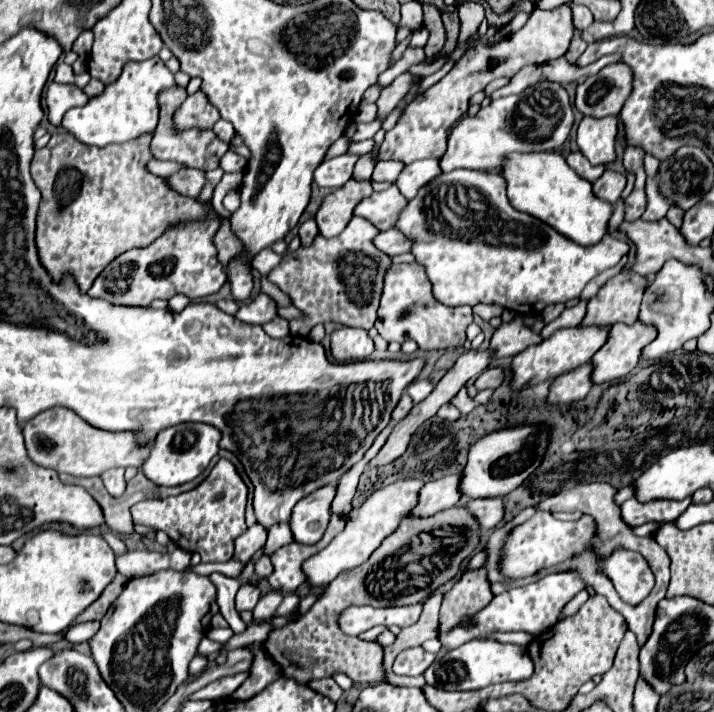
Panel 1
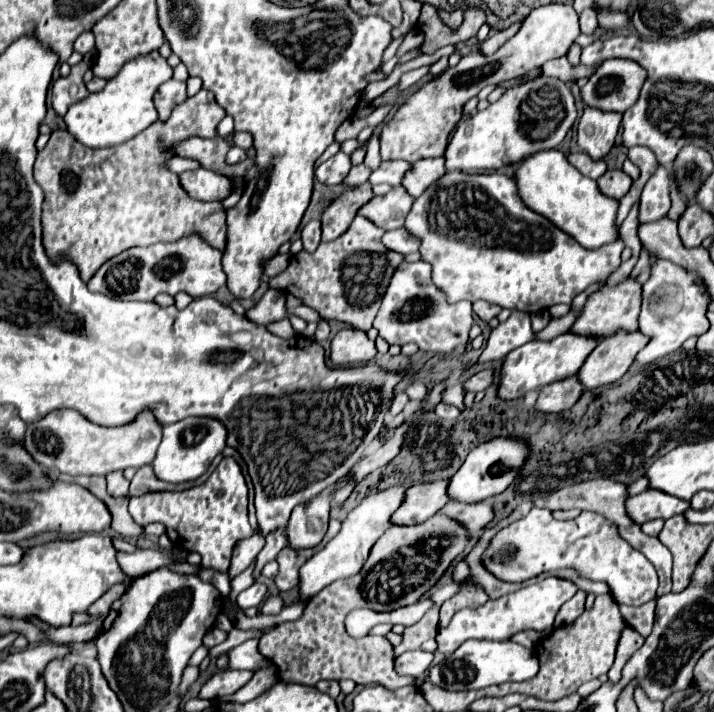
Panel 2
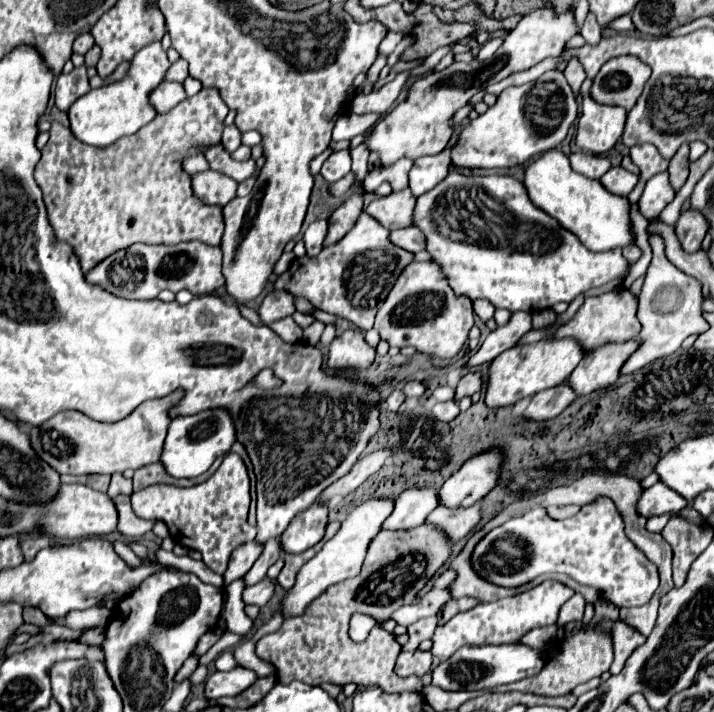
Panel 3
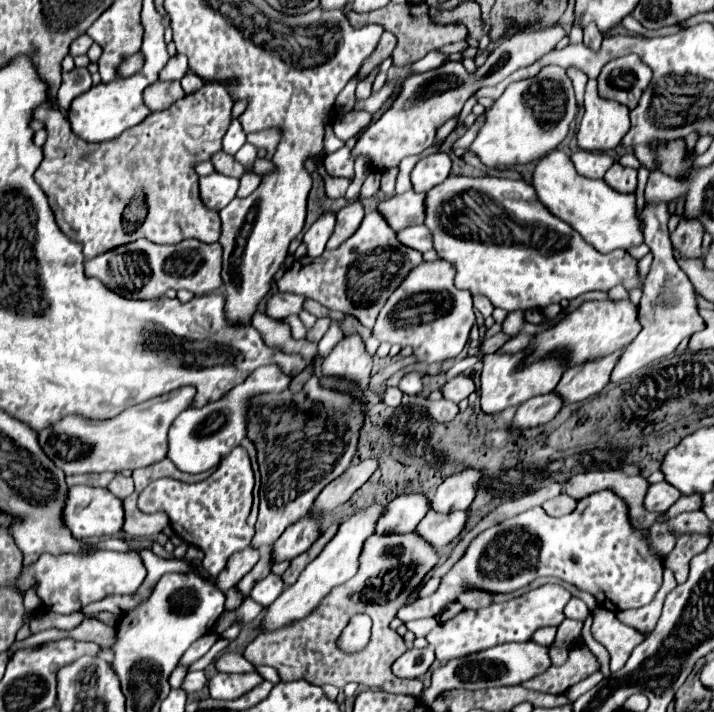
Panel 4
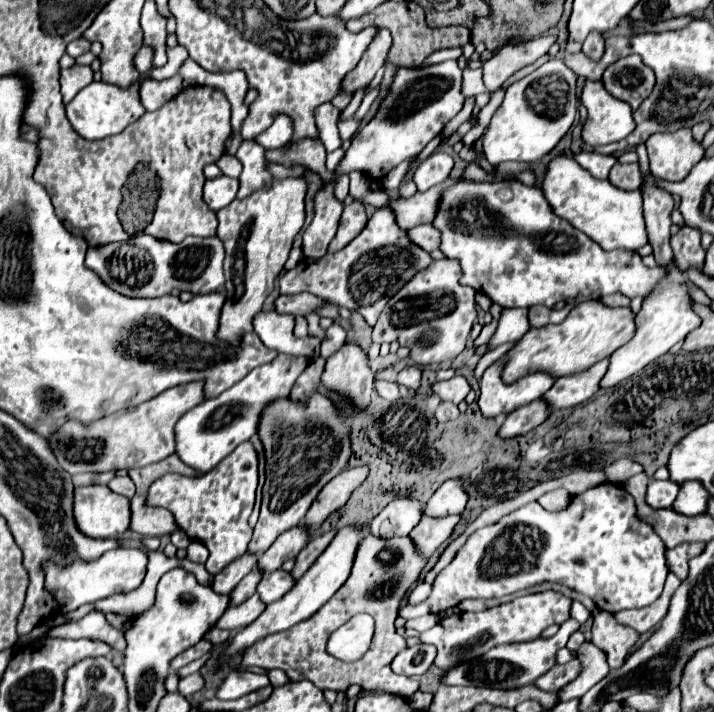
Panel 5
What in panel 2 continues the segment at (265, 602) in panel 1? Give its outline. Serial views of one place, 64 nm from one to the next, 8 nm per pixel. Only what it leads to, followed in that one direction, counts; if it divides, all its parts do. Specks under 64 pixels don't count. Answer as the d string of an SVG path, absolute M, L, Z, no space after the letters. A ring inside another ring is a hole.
M278 596L268 598L268 600L262 604L262 608L260 608L262 614L280 614L280 610L282 610L282 600L280 600Z

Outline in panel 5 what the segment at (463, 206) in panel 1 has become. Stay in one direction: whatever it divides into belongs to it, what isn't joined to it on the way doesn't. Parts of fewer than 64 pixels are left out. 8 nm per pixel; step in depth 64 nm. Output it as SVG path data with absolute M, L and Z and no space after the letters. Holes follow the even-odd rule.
M518 180L502 182L508 194L498 194L498 182L494 184L472 184L460 182L448 188L442 196L438 216L434 218L434 226L442 232L440 250L446 258L458 258L462 264L462 284L476 288L486 294L492 302L504 308L530 308L536 304L552 308L560 300L574 300L578 296L610 296L624 294L628 298L640 296L644 298L654 284L668 275L662 266L646 268L642 264L642 256L638 252L628 250L612 250L604 252L594 240L588 240L580 230L576 230L566 220L560 220L552 212L552 206L544 200L544 192L540 188L524 186Z

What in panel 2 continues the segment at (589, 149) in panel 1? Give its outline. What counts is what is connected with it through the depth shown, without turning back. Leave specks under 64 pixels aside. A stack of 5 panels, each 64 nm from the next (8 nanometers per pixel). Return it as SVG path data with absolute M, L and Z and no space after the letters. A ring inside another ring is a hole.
M584 108L578 124L578 146L594 160L602 160L614 146L622 114Z

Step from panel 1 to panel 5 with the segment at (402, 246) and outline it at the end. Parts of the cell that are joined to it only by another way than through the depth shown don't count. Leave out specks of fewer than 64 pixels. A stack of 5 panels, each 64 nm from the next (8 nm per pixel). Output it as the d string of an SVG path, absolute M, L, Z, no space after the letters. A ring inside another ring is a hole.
M432 224L416 226L416 228L408 230L408 234L414 244L420 244L420 248L424 248L428 252L440 248L440 232L436 232L436 228L432 228Z

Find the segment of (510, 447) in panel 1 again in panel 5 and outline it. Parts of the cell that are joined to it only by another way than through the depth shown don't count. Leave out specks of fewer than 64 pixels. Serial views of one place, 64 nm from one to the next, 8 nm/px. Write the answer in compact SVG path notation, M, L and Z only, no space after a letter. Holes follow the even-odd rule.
M446 480L434 496L428 500L424 514L426 516L452 516L452 514L462 514L466 506L468 494L464 488L458 484L458 480Z

